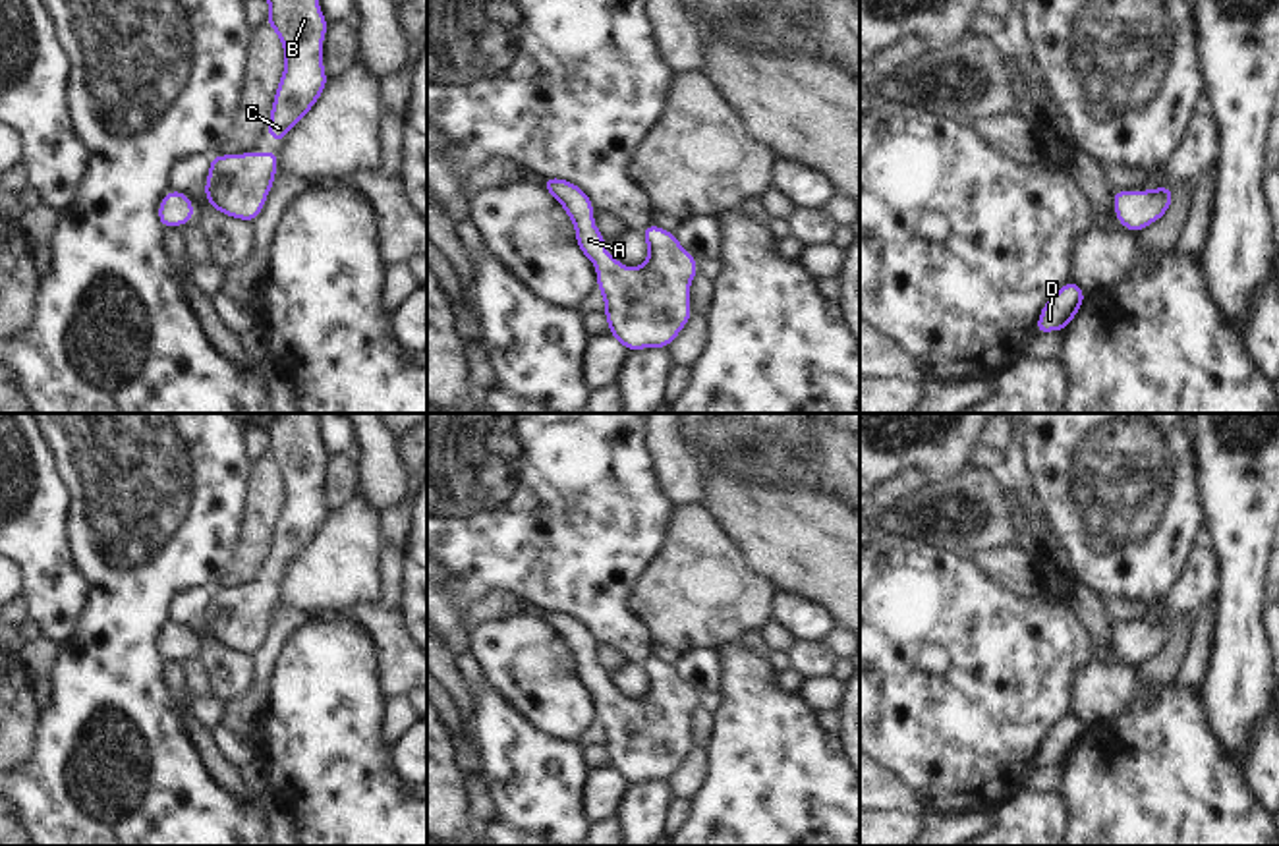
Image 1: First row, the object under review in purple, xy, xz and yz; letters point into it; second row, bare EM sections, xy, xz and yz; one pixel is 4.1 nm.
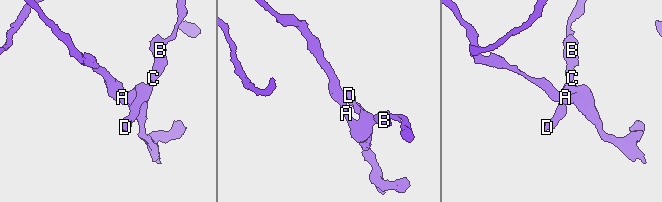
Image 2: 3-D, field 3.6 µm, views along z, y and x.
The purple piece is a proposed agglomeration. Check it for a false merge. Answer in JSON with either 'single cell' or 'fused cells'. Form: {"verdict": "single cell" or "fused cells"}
{"verdict": "single cell"}

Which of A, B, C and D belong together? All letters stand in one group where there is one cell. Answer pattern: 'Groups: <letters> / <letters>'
Groups: A B C D

